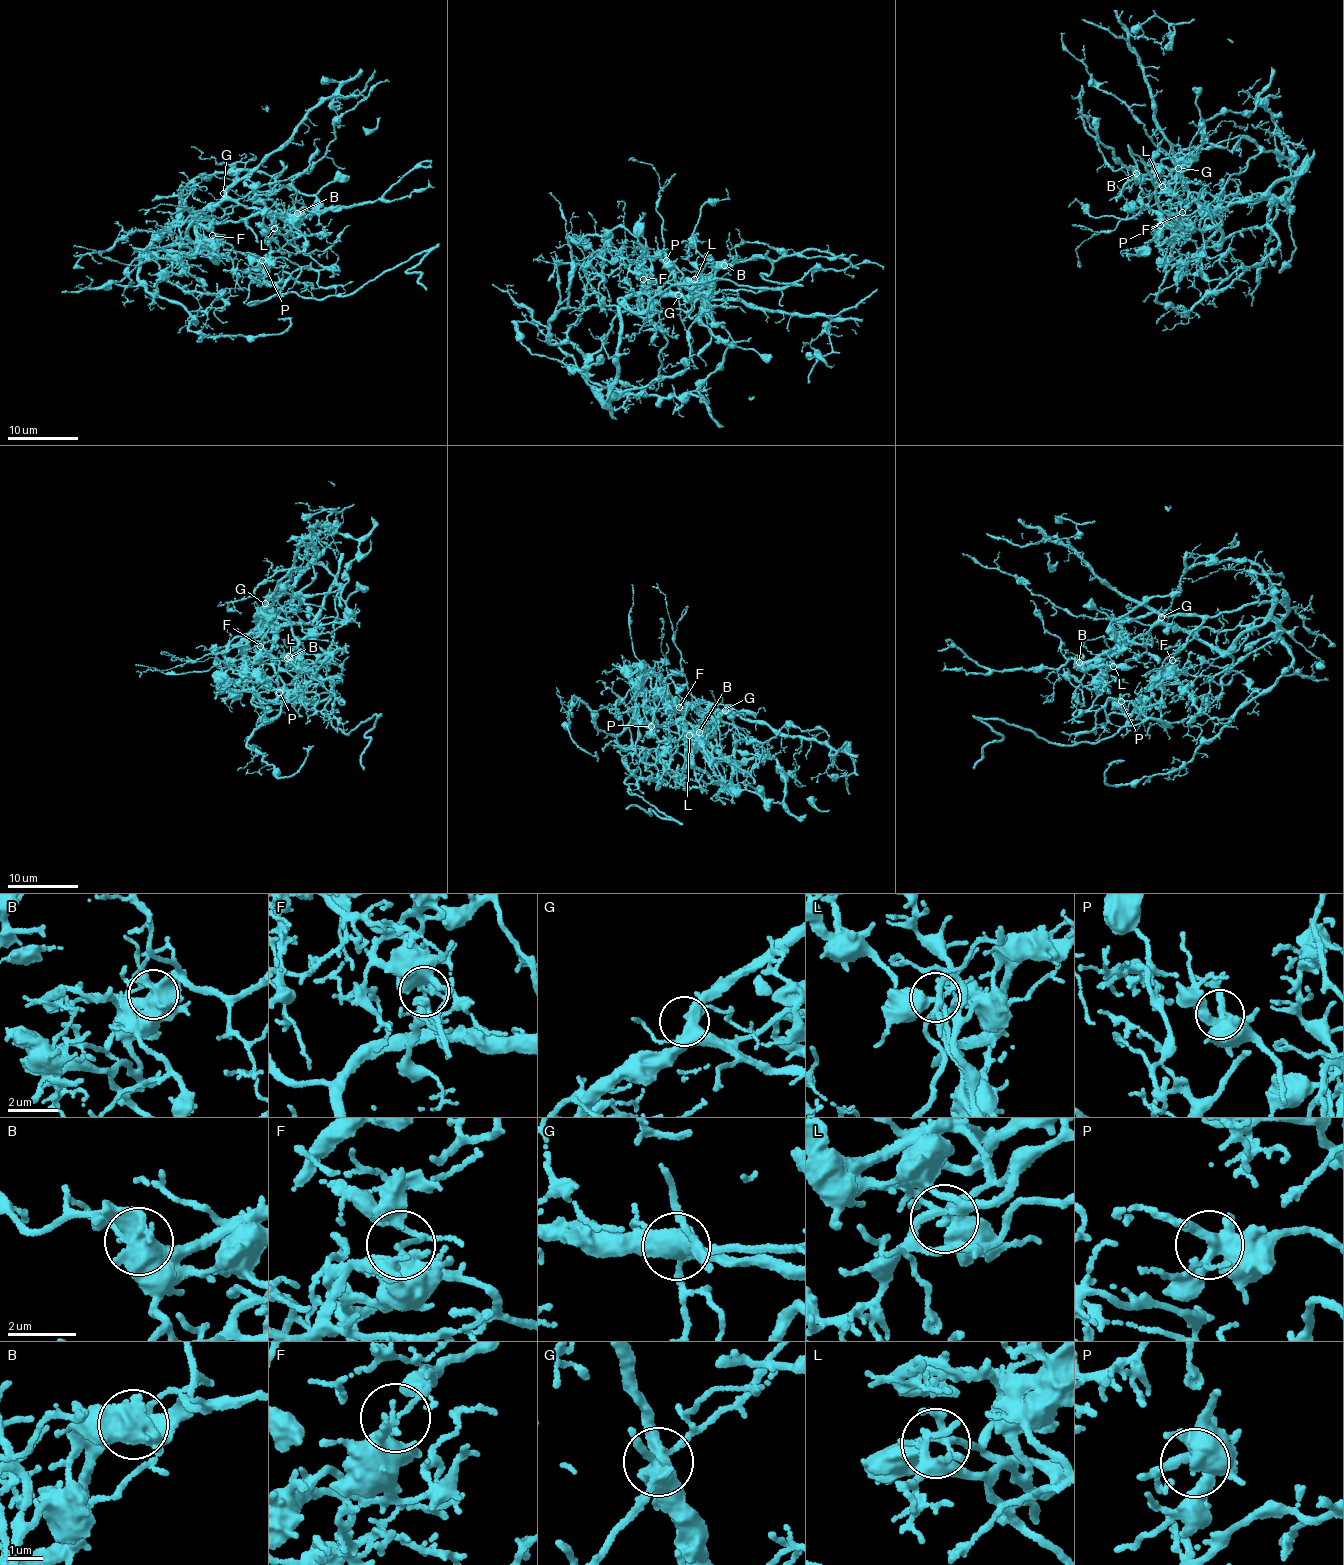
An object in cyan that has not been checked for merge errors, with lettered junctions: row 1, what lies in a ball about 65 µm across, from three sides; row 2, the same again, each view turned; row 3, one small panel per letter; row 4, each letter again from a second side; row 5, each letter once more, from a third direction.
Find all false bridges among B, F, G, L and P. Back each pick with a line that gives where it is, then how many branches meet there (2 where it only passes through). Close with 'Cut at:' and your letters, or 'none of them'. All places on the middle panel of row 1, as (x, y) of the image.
B: (724, 265) | 7
F: (643, 279) | 3
Cut at: B, F

